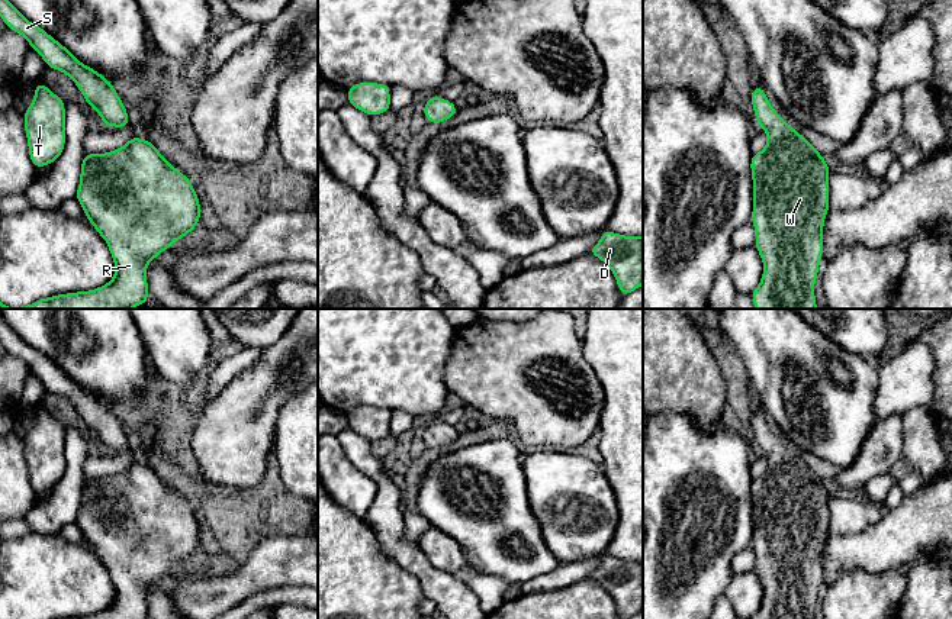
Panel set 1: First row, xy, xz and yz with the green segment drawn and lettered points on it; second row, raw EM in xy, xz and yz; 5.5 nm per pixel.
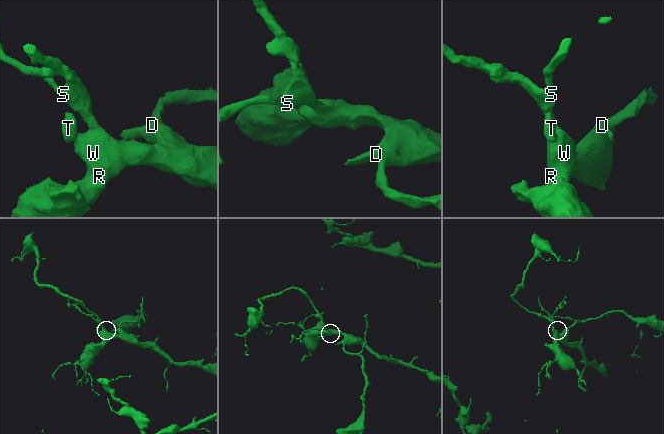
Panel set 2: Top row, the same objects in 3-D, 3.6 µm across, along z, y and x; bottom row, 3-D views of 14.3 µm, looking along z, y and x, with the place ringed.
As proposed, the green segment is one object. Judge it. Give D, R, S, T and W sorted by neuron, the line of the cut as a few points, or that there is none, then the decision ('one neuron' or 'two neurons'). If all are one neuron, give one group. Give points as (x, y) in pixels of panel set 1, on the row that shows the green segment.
D R S T W | no cut | one neuron

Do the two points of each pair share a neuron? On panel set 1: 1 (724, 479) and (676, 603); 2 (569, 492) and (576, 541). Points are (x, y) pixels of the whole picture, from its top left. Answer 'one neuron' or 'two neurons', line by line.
1: one neuron
2: one neuron

